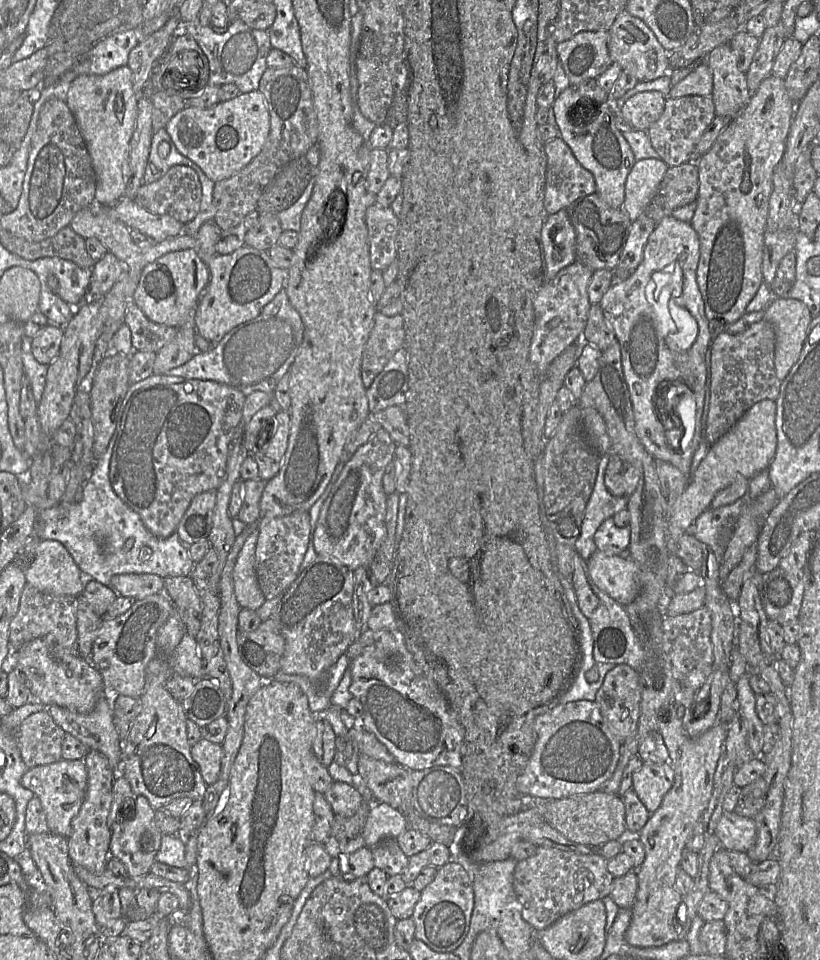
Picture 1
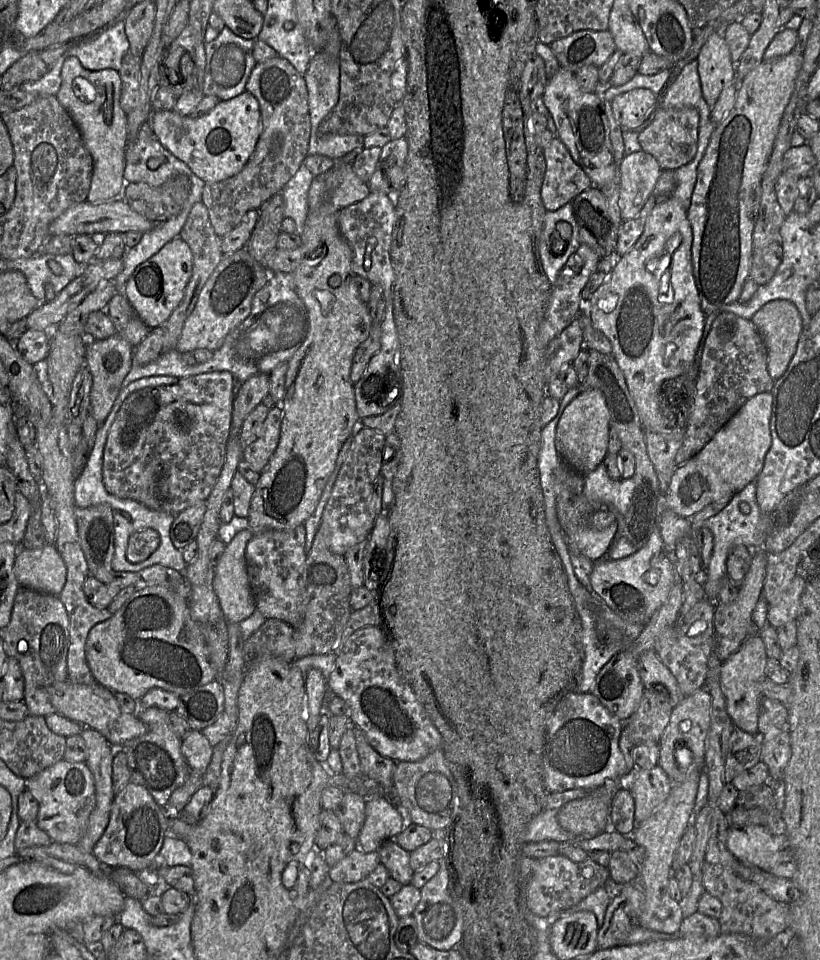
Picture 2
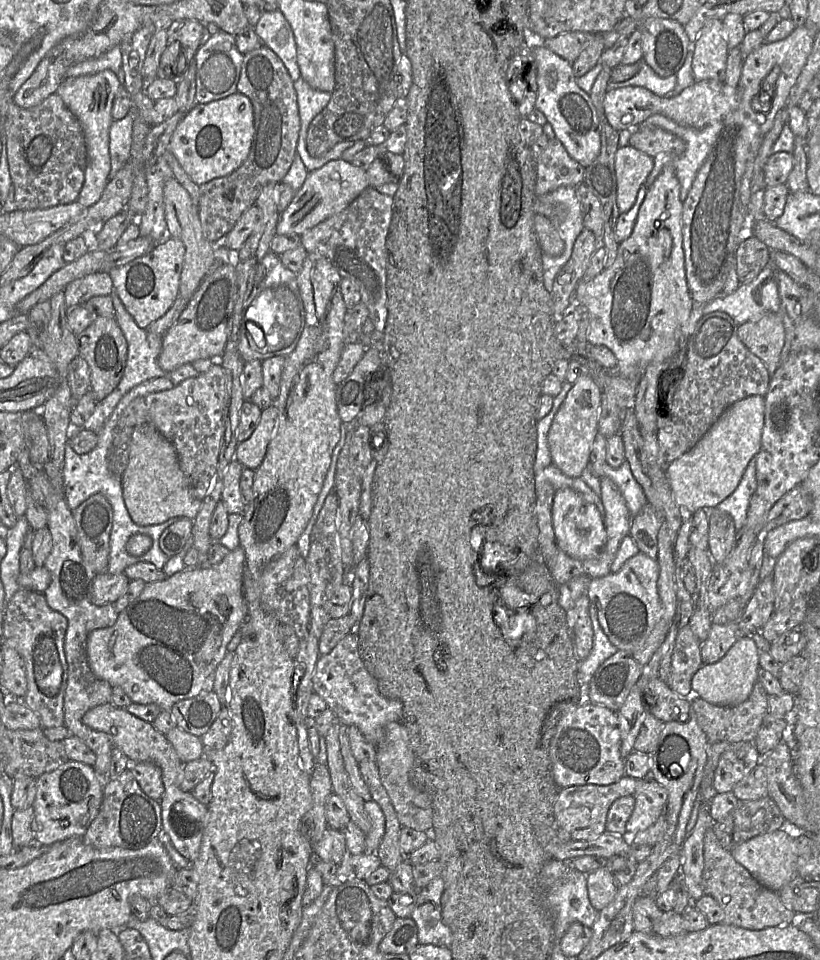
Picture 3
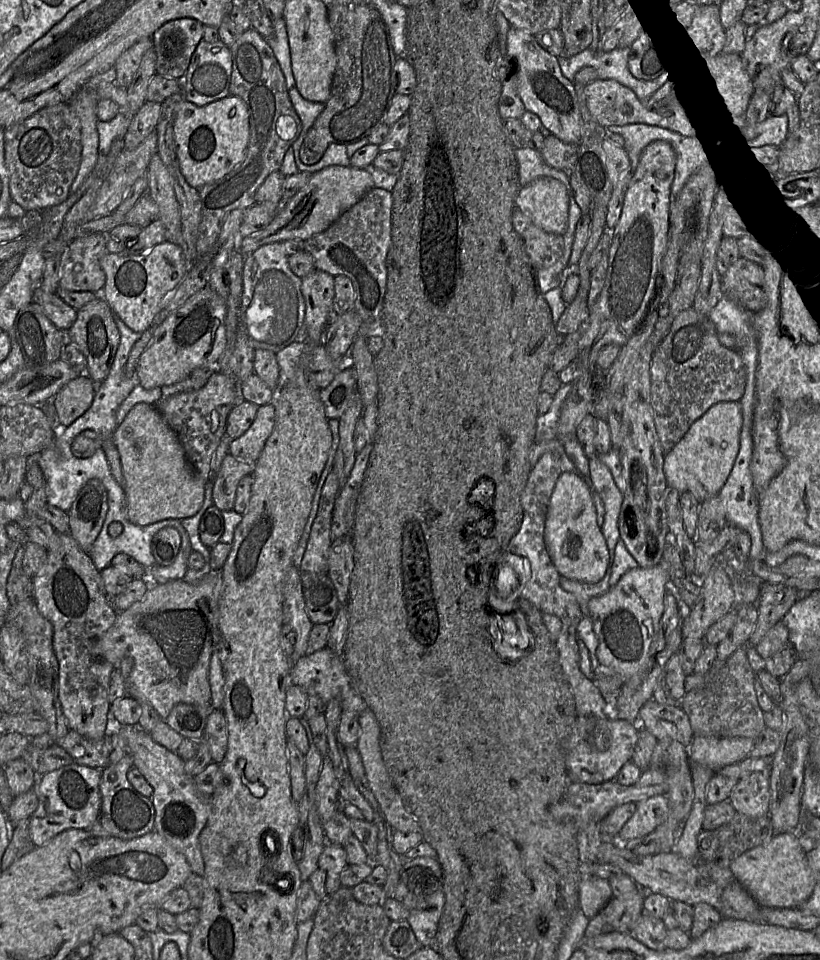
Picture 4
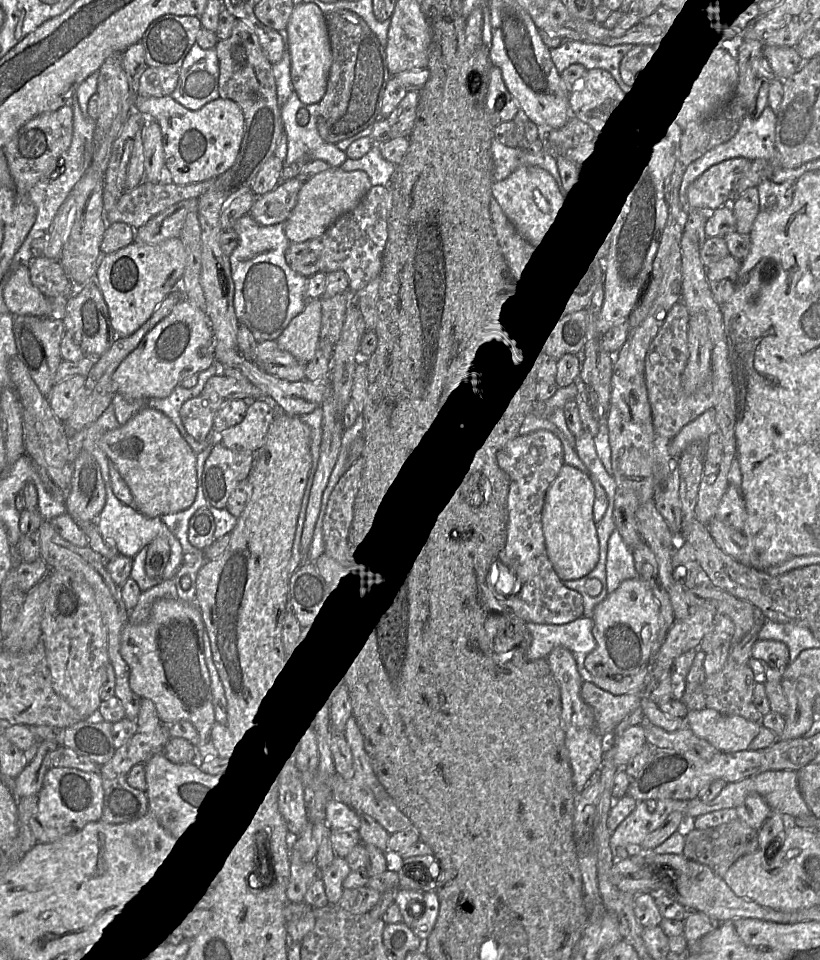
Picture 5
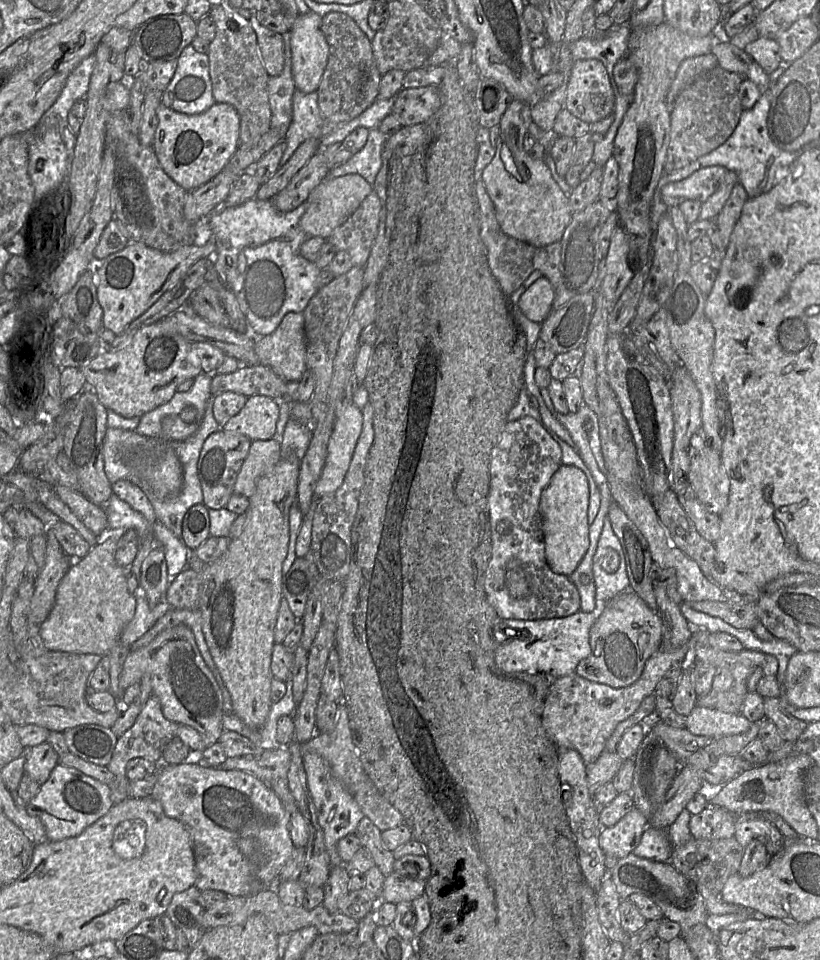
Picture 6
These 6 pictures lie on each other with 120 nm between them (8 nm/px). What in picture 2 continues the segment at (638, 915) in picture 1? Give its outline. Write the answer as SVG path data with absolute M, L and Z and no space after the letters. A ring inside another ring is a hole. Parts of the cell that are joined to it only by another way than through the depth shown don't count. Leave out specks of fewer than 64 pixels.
M688 778L680 784L674 784L669 796L644 822L636 825L631 837L645 849L645 856L639 865L638 880L645 893L645 904L635 922L643 928L653 931L675 934L680 930L683 920L682 902L674 900L668 893L669 879L674 875L672 862L681 838L692 823L694 806L699 787L698 778Z

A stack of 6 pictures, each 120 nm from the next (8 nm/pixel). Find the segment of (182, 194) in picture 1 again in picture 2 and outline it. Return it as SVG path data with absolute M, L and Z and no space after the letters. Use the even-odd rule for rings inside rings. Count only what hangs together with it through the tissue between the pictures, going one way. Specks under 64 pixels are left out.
M180 174L172 176L160 187L152 187L144 182L126 183L124 200L146 219L163 222L181 212L189 192L189 178Z

